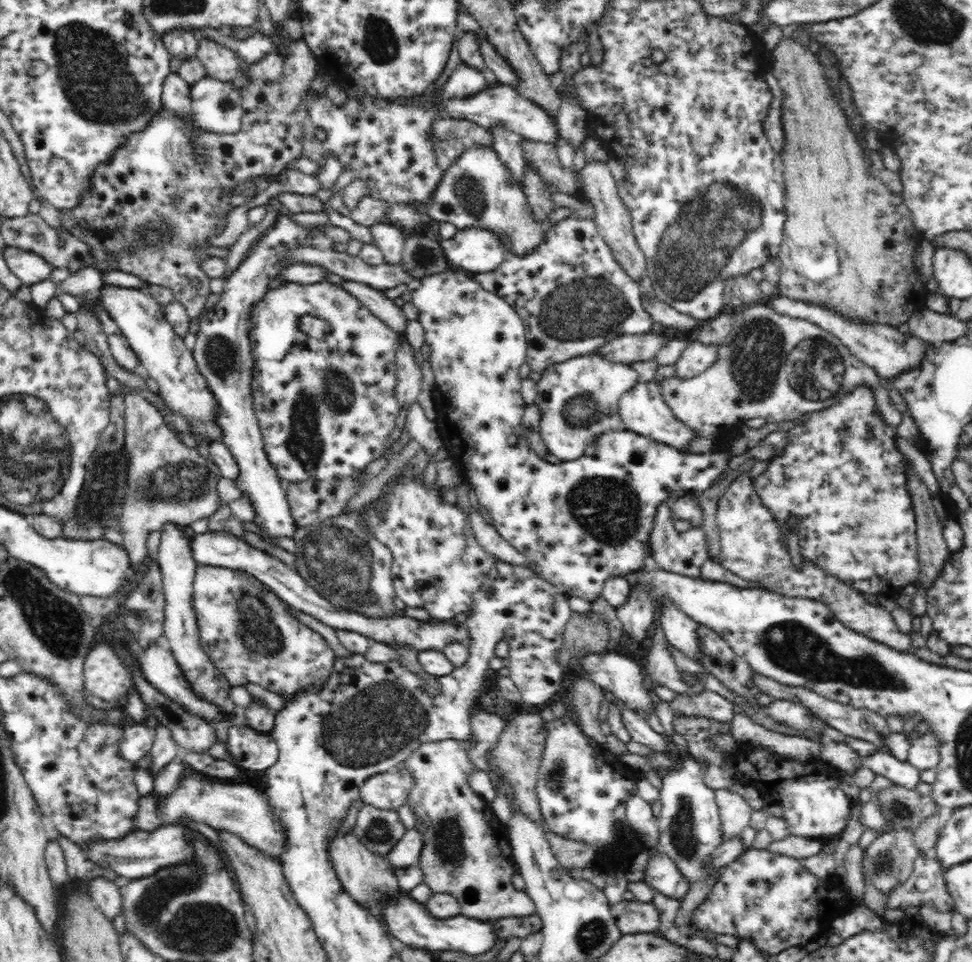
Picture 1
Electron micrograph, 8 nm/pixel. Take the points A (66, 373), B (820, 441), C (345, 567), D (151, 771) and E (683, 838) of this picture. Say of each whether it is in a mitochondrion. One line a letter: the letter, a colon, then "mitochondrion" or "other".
A: other
B: other
C: mitochondrion
D: other
E: mitochondrion

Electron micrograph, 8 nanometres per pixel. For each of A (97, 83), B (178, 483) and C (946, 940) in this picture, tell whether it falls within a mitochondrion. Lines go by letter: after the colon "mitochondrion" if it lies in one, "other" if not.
A: mitochondrion
B: mitochondrion
C: other

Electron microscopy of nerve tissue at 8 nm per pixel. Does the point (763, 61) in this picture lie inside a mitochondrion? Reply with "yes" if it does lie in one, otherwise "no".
no

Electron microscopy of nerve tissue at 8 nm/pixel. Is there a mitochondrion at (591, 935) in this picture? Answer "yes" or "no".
yes

